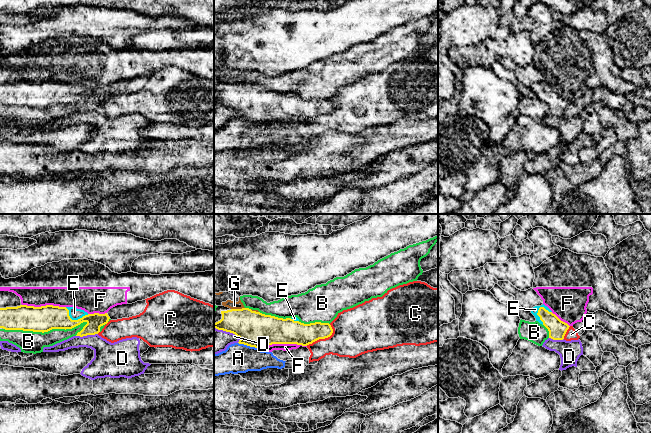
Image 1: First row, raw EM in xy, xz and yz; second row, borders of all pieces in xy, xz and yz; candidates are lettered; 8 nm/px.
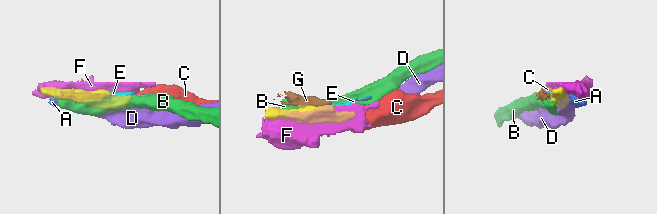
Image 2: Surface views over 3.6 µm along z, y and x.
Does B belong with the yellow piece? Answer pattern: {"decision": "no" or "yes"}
{"decision": "no"}

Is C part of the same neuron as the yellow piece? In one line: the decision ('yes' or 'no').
no

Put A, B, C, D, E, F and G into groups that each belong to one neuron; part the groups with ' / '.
A C / B / D / E / F / G

